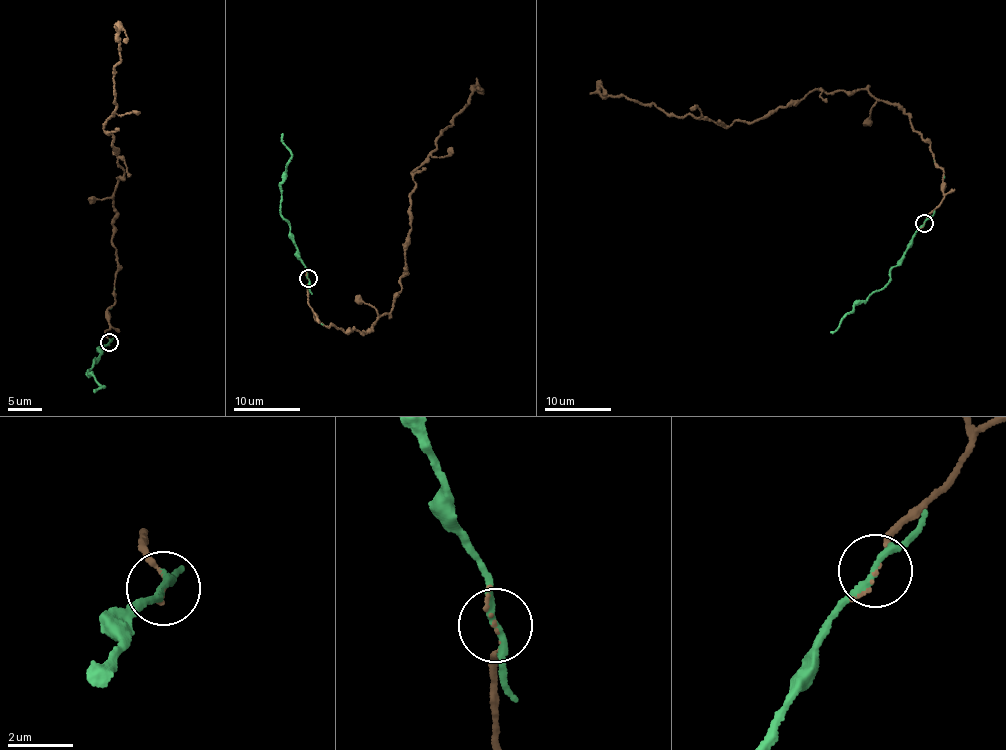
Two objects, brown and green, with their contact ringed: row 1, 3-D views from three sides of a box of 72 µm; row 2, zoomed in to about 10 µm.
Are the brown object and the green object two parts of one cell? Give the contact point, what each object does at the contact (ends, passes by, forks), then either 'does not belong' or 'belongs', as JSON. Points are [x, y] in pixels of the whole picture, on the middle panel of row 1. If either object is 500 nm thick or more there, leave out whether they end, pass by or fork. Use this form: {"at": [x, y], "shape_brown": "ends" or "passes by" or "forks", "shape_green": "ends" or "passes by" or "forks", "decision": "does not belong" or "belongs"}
{"at": [308, 278], "shape_brown": "passes by", "shape_green": "passes by", "decision": "belongs"}

